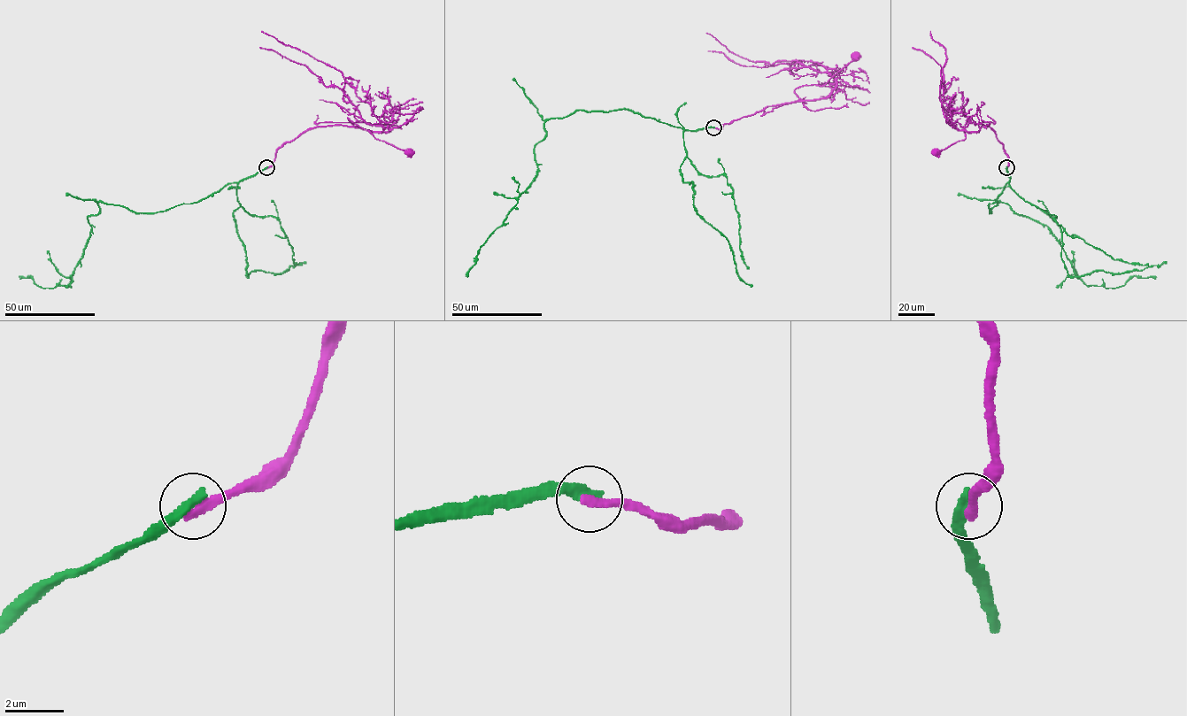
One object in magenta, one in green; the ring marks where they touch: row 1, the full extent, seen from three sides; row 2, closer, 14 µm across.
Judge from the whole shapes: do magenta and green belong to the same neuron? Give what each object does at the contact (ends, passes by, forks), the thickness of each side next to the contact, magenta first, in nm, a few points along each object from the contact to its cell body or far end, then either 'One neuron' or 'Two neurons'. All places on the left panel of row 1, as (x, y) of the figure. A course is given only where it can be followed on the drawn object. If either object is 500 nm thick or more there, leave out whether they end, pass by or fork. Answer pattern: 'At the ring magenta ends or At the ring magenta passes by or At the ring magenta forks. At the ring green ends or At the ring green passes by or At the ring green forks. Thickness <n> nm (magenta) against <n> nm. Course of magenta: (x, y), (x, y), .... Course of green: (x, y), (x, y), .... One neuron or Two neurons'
At the ring magenta ends. At the ring green ends. Thickness 320 nm (magenta) against 440 nm. Course of magenta: (266, 167), (273, 162), (279, 148), (312, 127), (334, 125), (356, 127), (348, 118), (377, 139), (410, 151). Course of green: (266, 167), (164, 211), (97, 203), (66, 285), (42, 288), (19, 277). Two neurons

